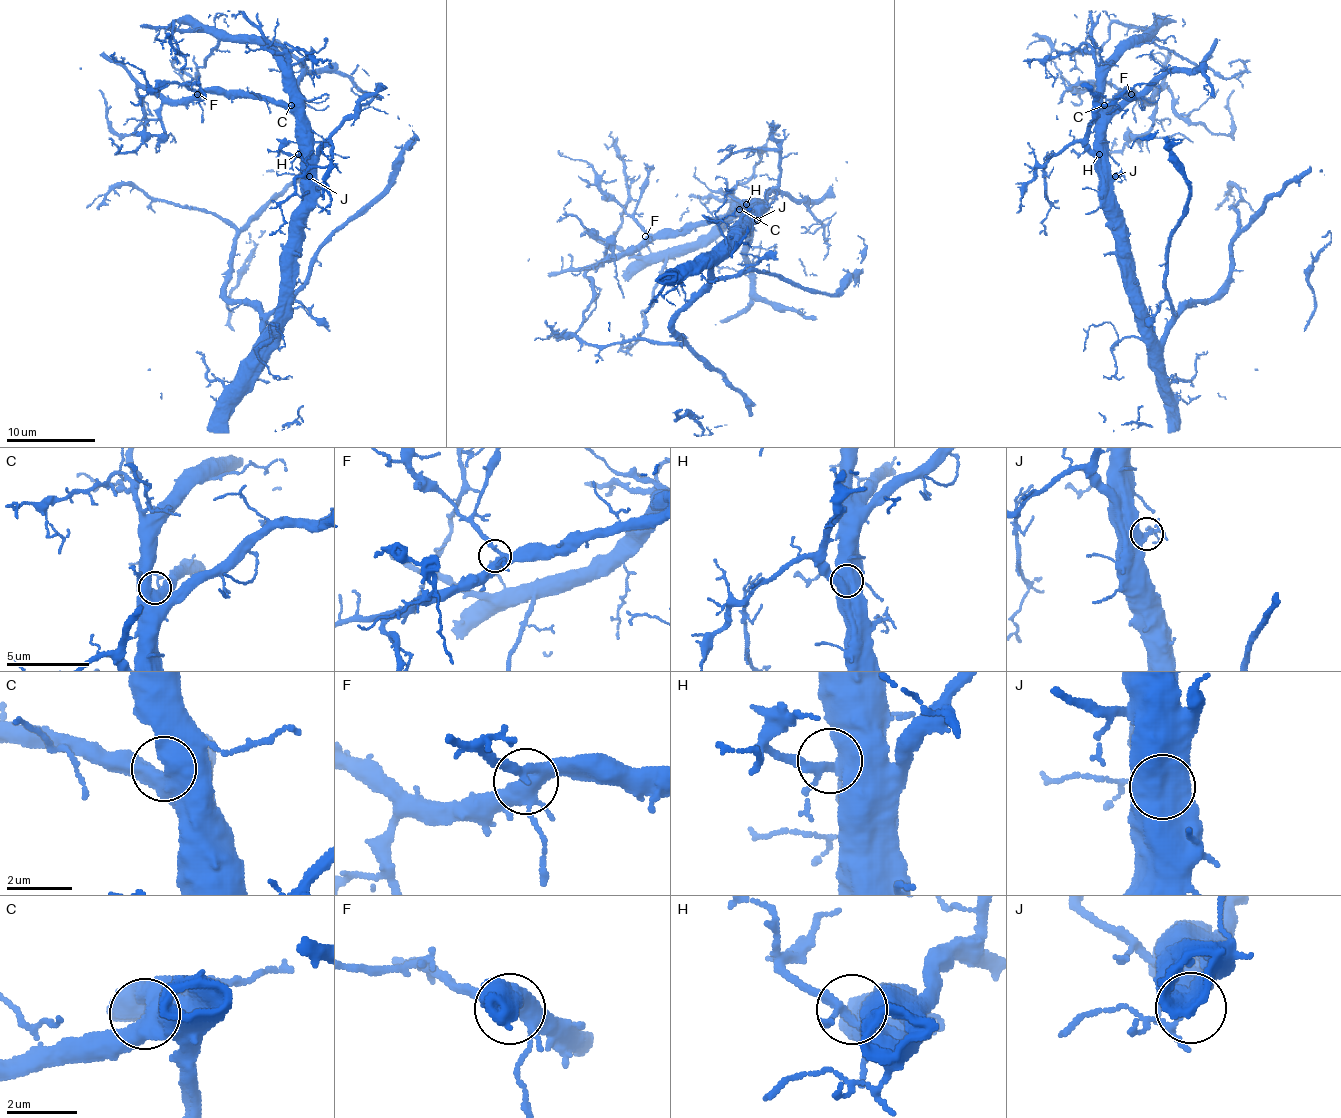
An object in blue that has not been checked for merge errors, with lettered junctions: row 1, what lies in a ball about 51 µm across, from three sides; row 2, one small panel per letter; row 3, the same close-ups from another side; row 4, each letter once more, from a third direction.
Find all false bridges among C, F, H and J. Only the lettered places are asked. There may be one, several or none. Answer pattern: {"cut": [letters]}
{"cut": []}

